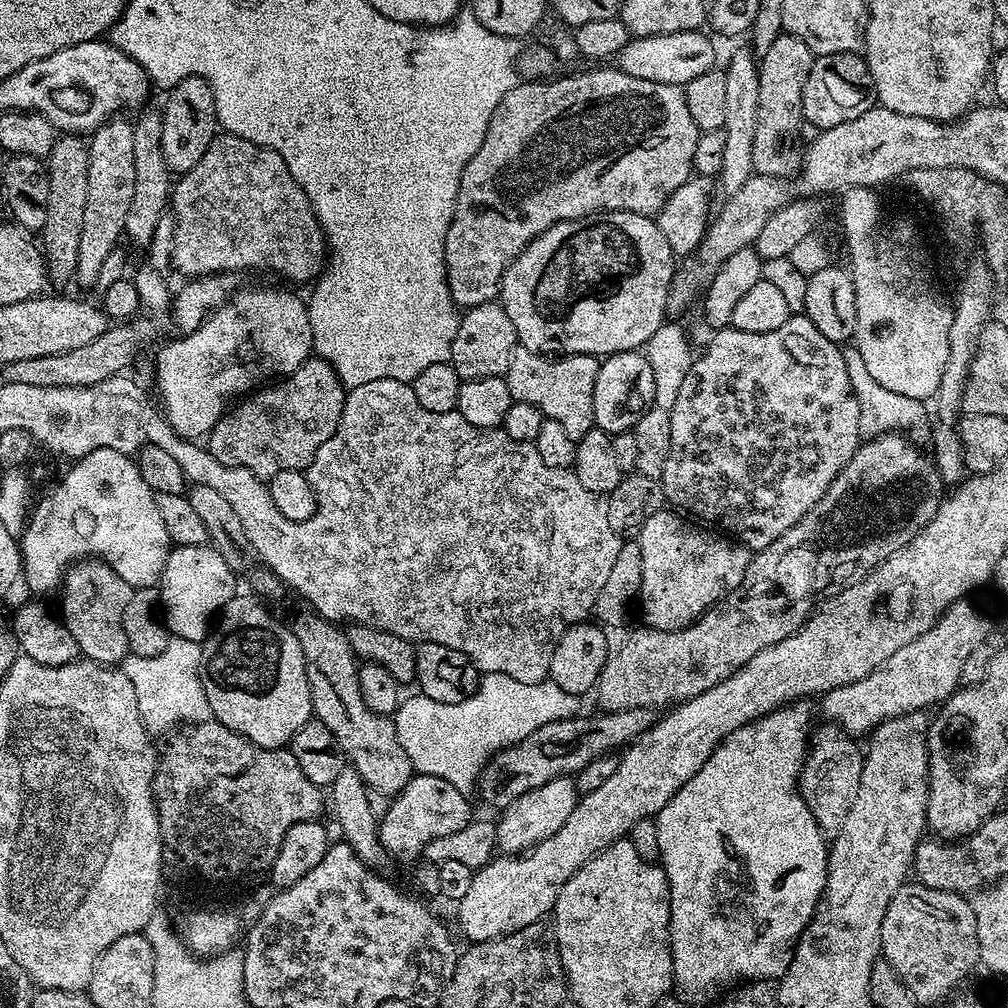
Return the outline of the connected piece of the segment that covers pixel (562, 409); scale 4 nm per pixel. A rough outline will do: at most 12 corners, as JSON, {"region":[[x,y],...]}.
{"region":[[516,347],[504,381],[576,441],[594,427],[594,356]]}

